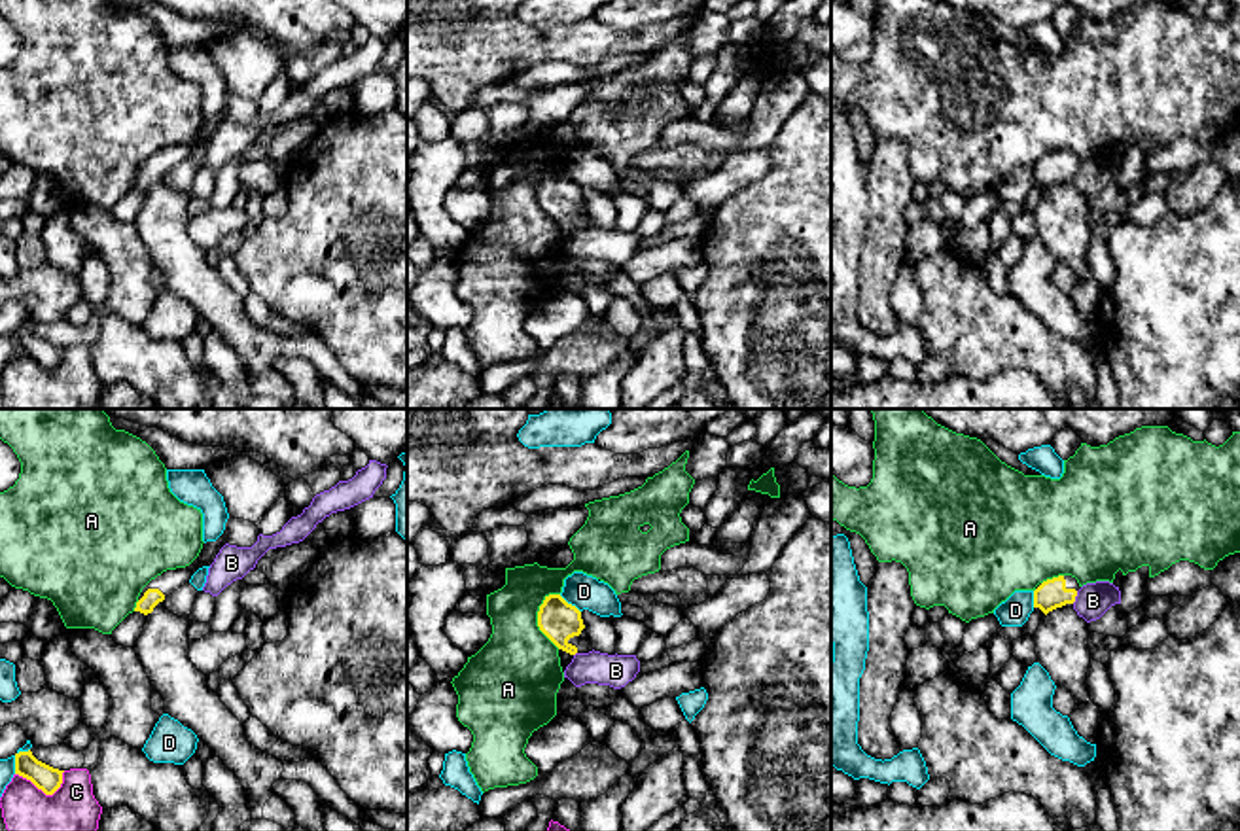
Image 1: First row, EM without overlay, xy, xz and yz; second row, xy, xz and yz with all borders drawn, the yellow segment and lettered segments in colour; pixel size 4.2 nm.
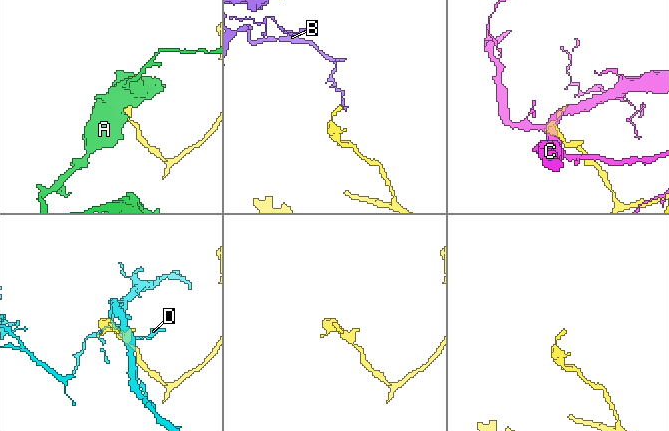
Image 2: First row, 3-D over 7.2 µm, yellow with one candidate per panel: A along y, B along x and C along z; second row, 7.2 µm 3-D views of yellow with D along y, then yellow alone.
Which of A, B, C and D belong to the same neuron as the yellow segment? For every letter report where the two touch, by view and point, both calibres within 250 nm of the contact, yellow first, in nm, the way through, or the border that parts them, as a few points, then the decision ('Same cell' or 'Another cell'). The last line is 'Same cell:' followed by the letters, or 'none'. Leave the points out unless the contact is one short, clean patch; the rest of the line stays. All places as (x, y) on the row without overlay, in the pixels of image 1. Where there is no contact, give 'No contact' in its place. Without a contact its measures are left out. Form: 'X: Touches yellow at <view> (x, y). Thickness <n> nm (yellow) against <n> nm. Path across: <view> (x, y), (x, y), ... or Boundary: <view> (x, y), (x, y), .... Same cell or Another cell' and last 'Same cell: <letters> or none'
A: Touches yellow at xz (538, 197). Thickness 170 nm (yellow) against 380 nm. Boundary: xz (549, 169), (540, 182), (538, 203), (559, 224). Another cell
B: Touches yellow at yz (1076, 171). Thickness 120 nm (yellow) against 150 nm. Boundary: yz (1078, 167), (1072, 178). Another cell
C: Touches yellow at xy (44, 368). Thickness 110 nm (yellow) against 320 nm. Another cell
D: Touches yellow at xy (16, 334). Thickness 110 nm (yellow) against 60 nm. Another cell
Same cell: none

